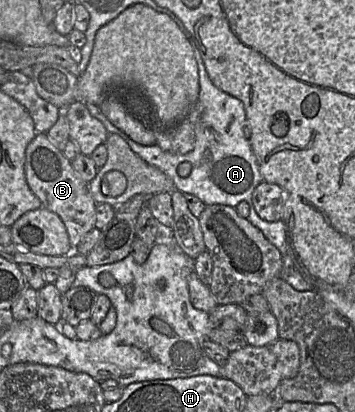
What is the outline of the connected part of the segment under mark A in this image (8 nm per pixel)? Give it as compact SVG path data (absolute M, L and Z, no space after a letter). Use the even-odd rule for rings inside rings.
M206 68L199 74L200 118L195 126L194 148L186 154L175 154L162 150L158 145L140 145L115 127L110 120L99 120L109 134L118 134L148 164L160 169L174 183L175 189L199 198L206 206L223 204L236 207L240 202L249 204L247 220L259 229L265 238L276 247L281 255L286 254L286 224L279 220L267 222L262 220L252 205L254 189L263 181L257 159L248 138L247 119L243 103L236 97L219 89L209 78ZM183 162L189 162L192 170L189 176L182 178L177 169Z

